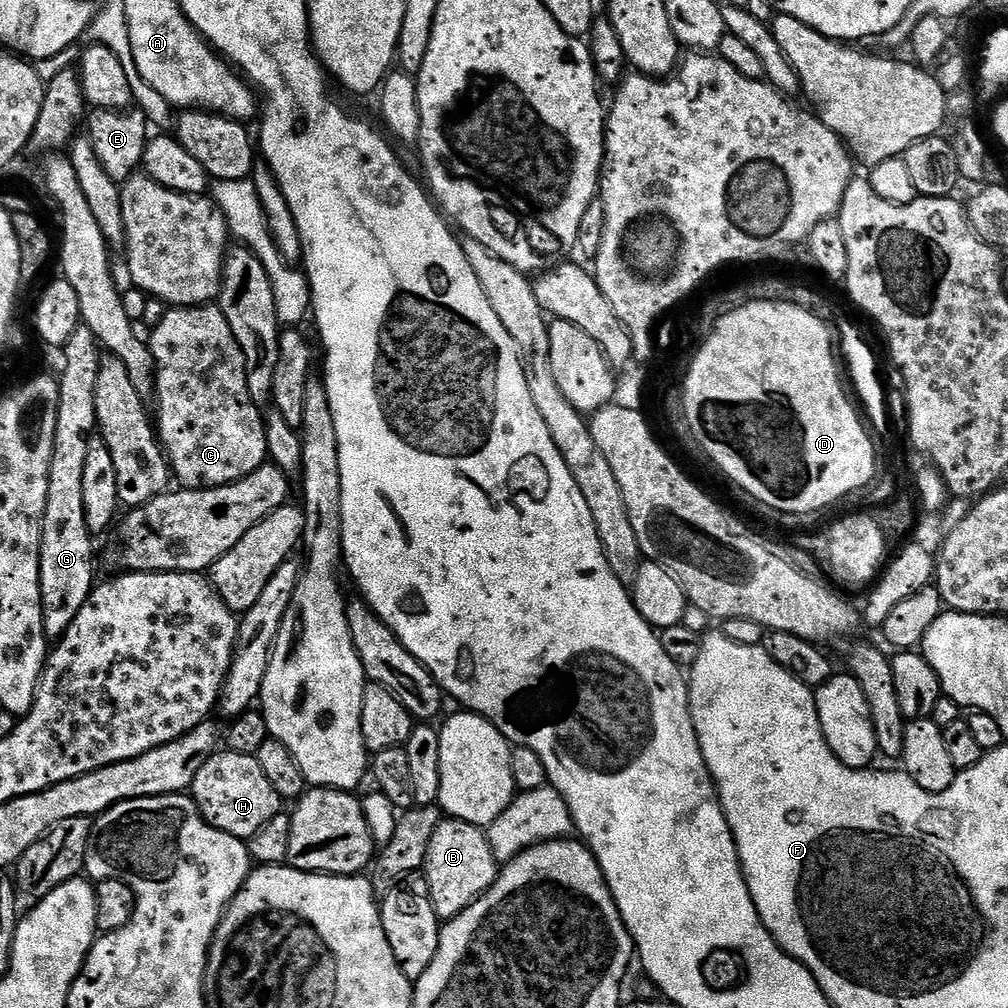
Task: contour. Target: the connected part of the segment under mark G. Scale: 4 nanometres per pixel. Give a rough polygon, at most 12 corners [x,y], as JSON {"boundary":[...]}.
{"boundary":[[81,324],[58,372],[40,543],[42,626],[73,631],[93,595],[82,506],[102,352]]}

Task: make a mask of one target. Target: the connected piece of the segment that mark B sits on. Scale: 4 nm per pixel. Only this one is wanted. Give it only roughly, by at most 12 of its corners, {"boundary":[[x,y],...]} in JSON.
{"boundary":[[441,819],[423,875],[441,921],[496,880],[485,829]]}

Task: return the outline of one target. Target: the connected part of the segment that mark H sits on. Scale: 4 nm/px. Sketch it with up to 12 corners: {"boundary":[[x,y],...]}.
{"boundary":[[217,751],[190,795],[245,842],[282,808],[256,757]]}

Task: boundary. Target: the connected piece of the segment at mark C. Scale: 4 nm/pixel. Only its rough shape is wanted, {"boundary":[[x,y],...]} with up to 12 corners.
{"boundary":[[169,307],[147,345],[180,488],[269,459],[220,307]]}

